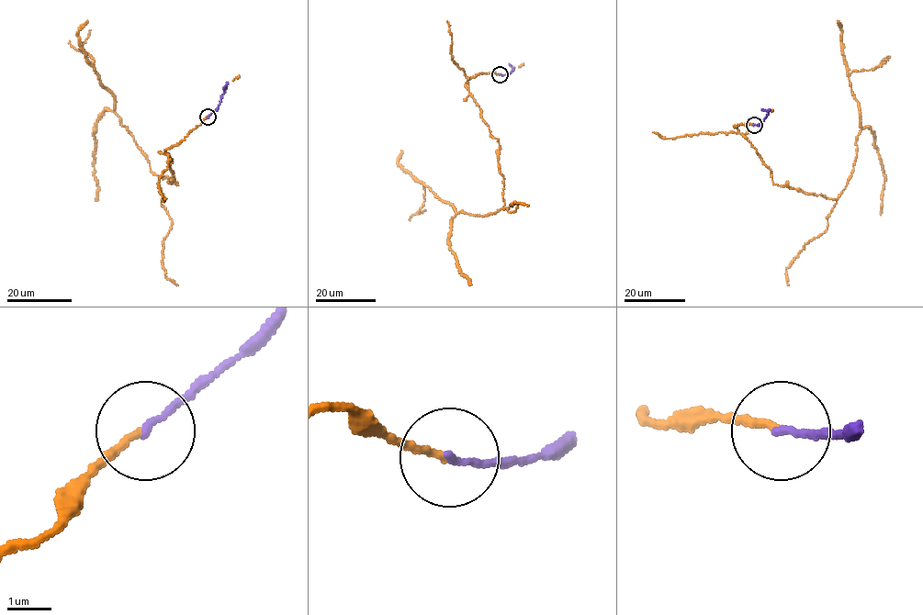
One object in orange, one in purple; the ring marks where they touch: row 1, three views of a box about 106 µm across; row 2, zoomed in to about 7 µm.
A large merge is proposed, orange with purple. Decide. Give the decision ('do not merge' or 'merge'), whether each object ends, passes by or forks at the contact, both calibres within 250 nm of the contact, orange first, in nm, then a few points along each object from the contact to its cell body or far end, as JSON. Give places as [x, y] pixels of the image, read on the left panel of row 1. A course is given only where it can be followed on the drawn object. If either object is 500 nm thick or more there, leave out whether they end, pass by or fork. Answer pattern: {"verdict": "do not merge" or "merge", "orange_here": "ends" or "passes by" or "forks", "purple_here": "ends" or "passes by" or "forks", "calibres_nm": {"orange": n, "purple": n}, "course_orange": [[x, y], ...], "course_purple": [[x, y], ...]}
{"verdict": "merge", "orange_here": "ends", "purple_here": "ends", "calibres_nm": {"orange": 140, "purple": 160}, "course_orange": [[207, 117], [165, 150], [177, 184], [153, 173], [80, 44], [78, 27], [87, 20]], "course_purple": [[208, 116], [217, 109], [223, 89]]}

